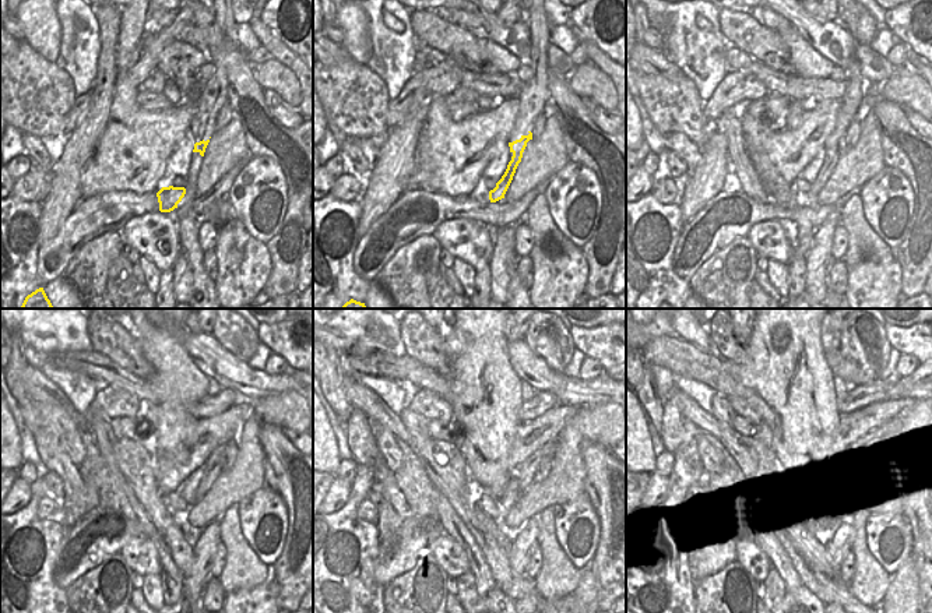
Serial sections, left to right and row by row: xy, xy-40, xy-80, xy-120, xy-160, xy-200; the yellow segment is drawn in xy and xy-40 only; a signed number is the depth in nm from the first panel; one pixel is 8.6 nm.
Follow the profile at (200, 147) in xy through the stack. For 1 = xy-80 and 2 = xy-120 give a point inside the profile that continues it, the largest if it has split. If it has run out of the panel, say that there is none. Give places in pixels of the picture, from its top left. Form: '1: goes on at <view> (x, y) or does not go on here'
1: goes on at xy-80 (834, 147)
2: goes on at xy-120 (213, 468)

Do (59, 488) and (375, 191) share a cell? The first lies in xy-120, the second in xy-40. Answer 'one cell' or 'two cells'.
two cells

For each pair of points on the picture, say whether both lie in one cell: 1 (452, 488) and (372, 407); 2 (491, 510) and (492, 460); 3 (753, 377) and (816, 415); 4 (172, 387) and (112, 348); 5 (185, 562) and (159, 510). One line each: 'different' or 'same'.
1: same
2: different
3: same
4: different
5: same

